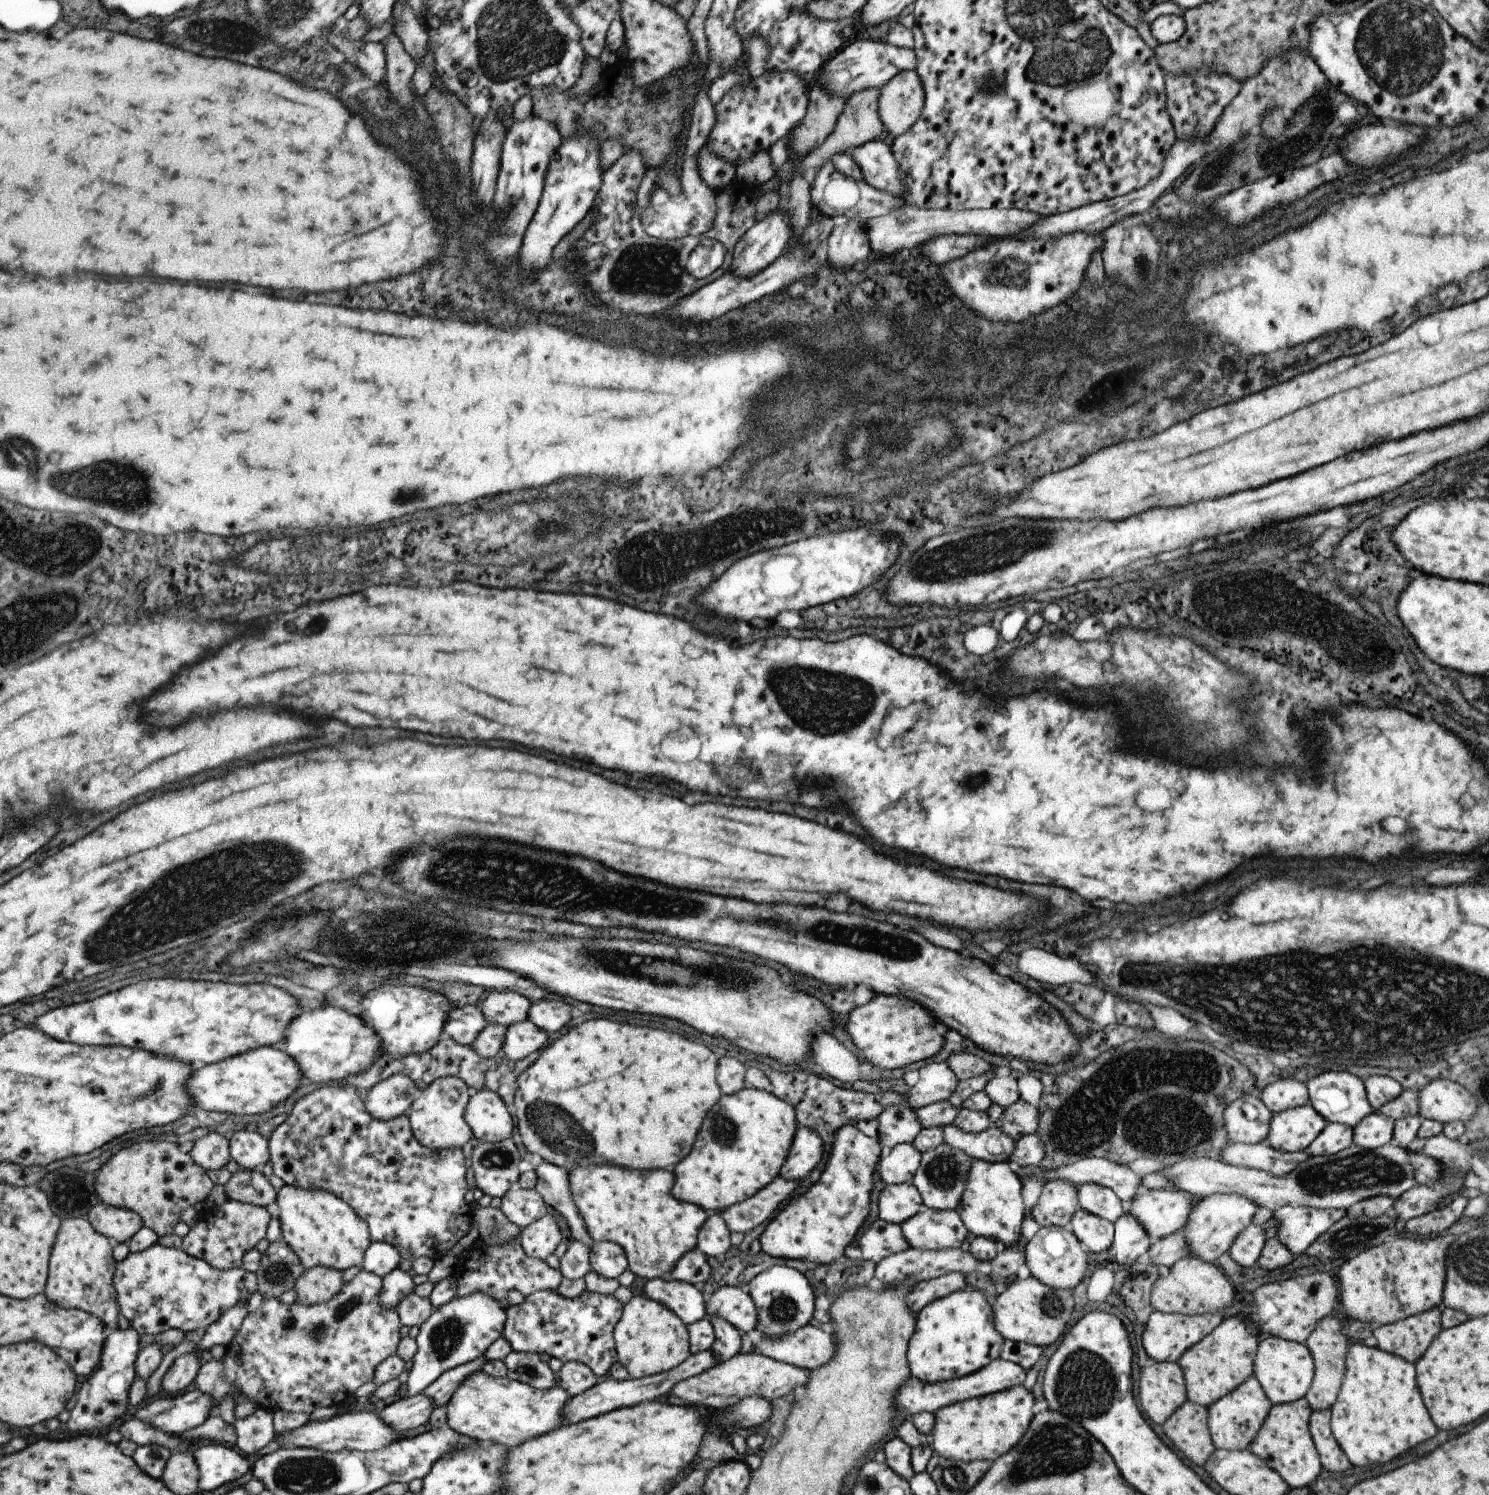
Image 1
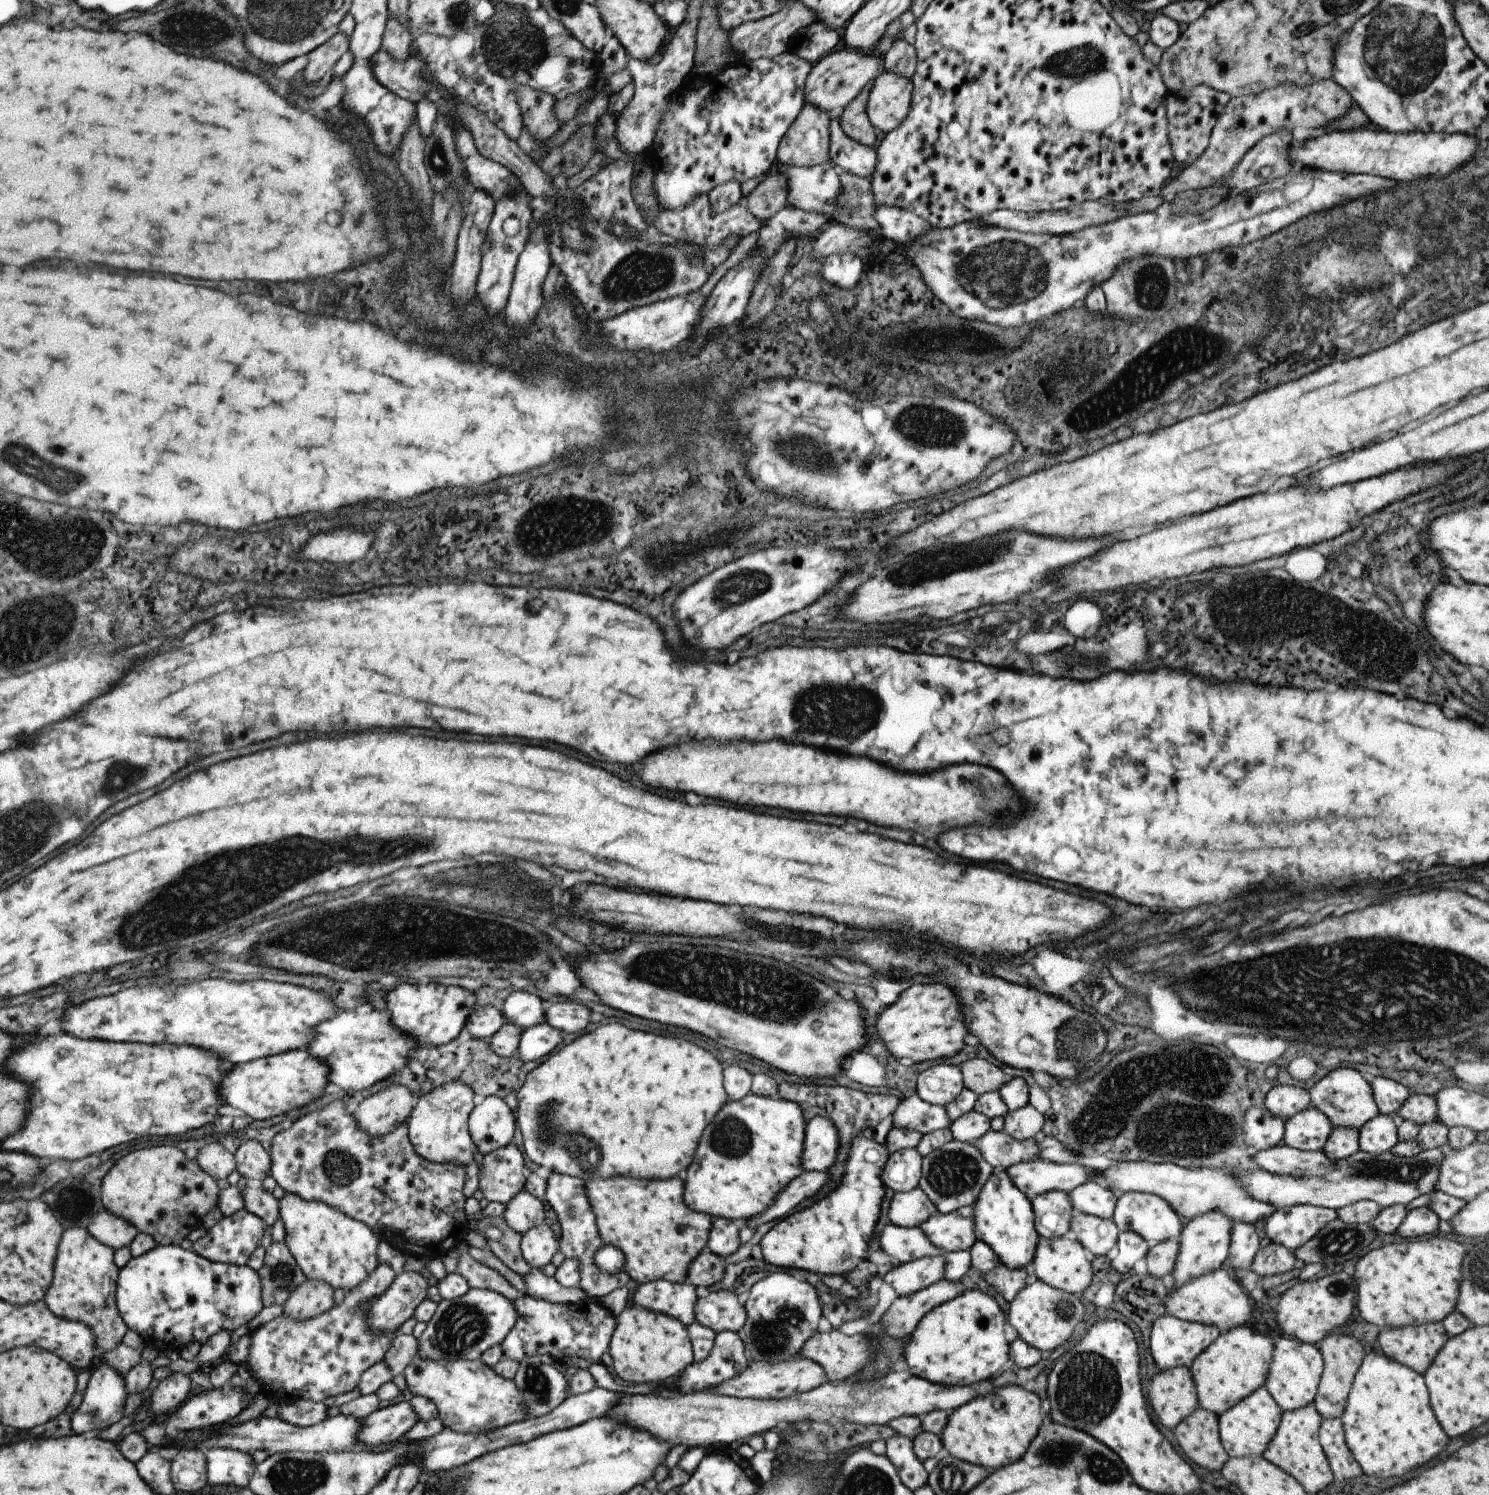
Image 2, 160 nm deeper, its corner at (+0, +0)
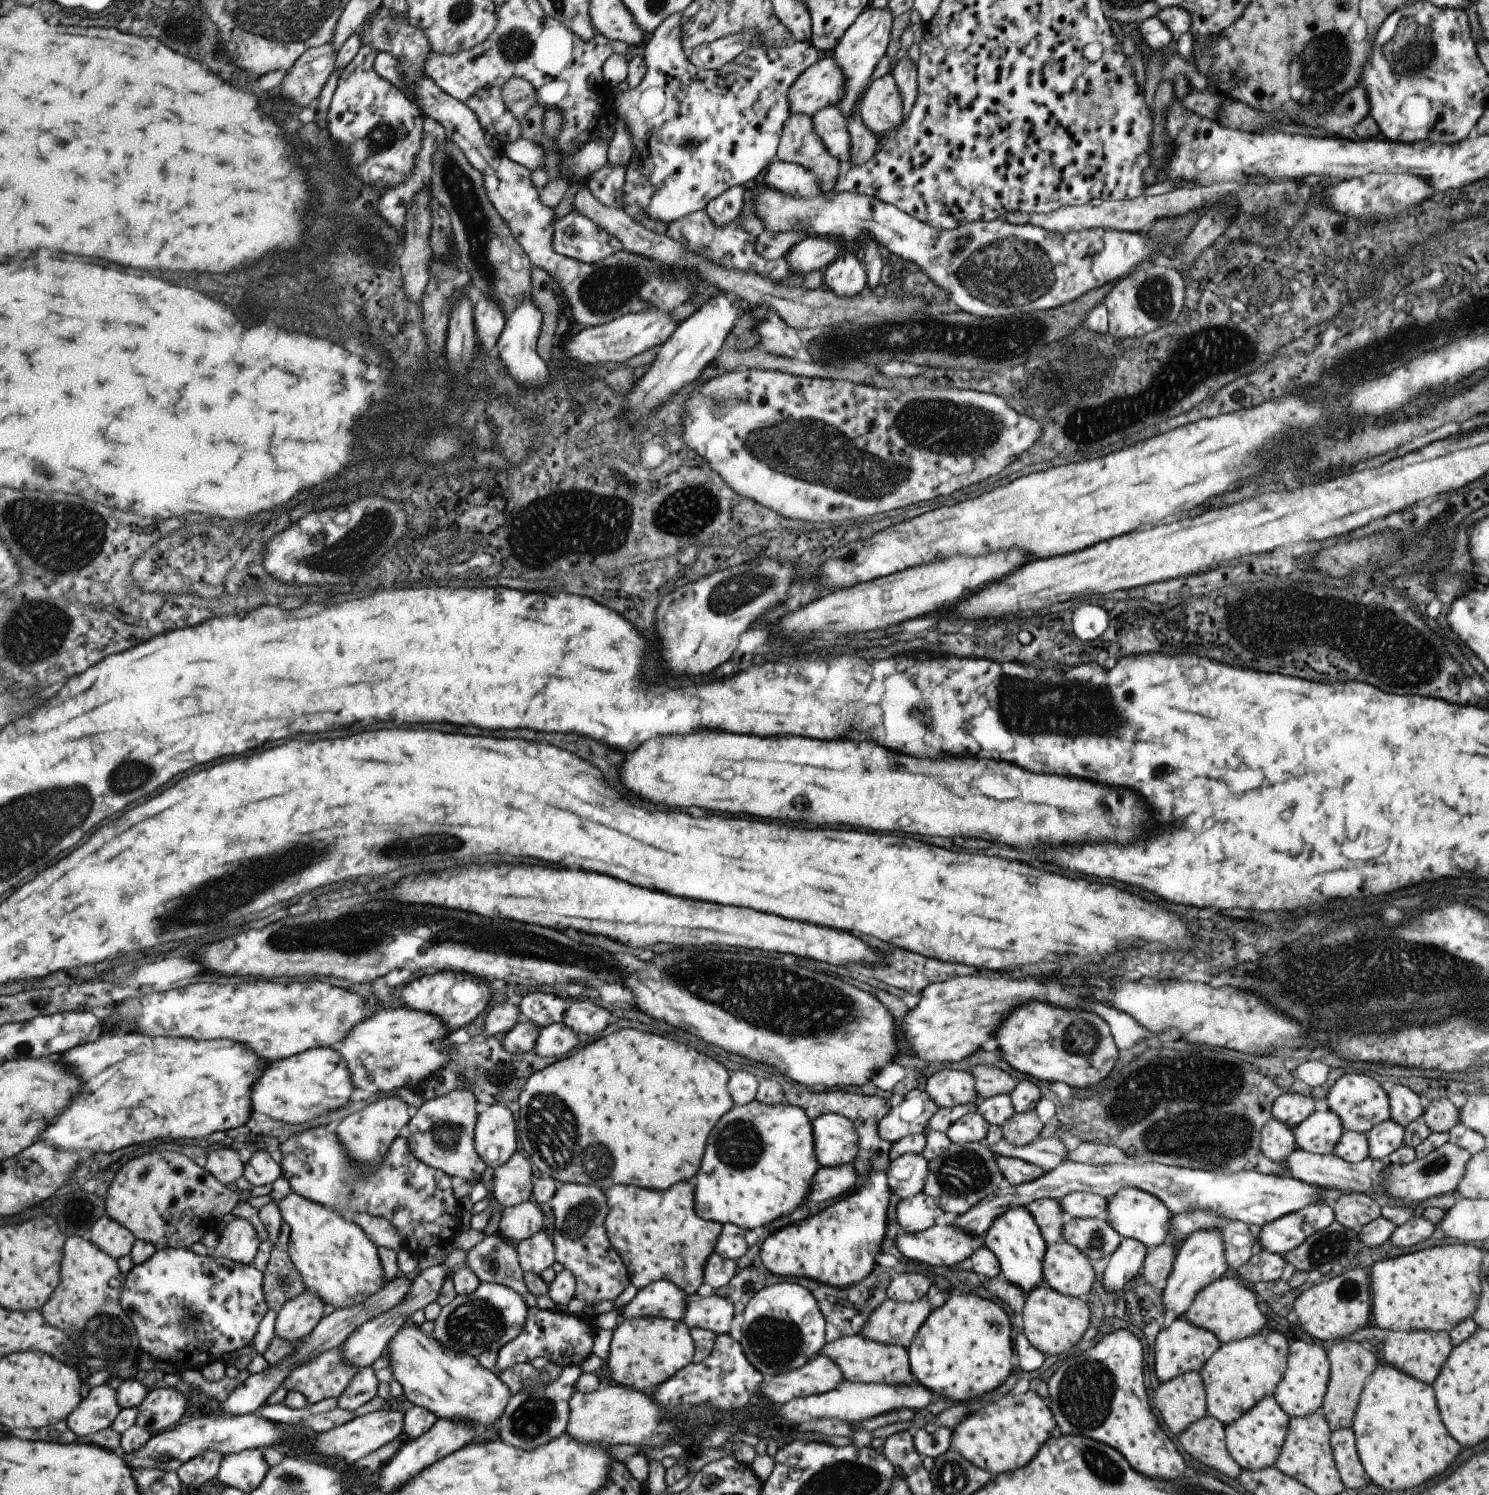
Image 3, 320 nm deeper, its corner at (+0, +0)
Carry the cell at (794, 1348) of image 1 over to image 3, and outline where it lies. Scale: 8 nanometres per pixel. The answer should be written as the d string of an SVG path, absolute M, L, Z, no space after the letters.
M841 1335L841 1337L820 1348L820 1354L835 1361L843 1378L854 1383L885 1383L891 1386L917 1384L908 1365L907 1351L899 1345L882 1345L867 1340L861 1335Z

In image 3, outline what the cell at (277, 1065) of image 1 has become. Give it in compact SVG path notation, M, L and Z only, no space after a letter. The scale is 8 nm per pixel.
M337 1046L321 1047L271 1062L256 1086L252 1087L252 1107L272 1120L298 1125L343 1108L357 1098L359 1092L346 1056L337 1050Z

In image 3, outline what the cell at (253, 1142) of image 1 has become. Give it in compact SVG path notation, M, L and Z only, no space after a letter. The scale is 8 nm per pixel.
M257 1151L246 1163L244 1172L246 1180L253 1186L275 1184L284 1176L282 1164L271 1158L269 1151Z

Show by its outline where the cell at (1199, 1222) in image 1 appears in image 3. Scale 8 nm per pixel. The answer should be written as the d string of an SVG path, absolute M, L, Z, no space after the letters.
M1219 1229L1198 1230L1190 1234L1182 1243L1176 1245L1177 1254L1173 1257L1166 1284L1161 1291L1161 1304L1164 1310L1171 1310L1176 1318L1183 1317L1194 1296L1210 1282L1217 1280L1227 1264L1224 1259L1224 1246Z

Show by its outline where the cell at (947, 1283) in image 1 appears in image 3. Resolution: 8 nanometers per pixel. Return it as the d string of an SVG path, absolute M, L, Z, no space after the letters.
M926 1296L912 1303L895 1302L885 1298L864 1320L858 1334L867 1340L881 1343L882 1345L899 1345L906 1349L914 1340L918 1328L924 1323L931 1311L932 1309L926 1300Z

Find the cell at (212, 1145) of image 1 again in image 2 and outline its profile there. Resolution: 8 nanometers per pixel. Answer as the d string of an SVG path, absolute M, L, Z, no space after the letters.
M219 1141L203 1147L198 1152L197 1161L211 1176L219 1180L231 1176L238 1168L235 1151Z

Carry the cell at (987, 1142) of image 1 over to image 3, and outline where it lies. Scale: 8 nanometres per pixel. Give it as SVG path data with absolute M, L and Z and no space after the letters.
M1038 1136L1022 1147L1014 1147L1005 1139L996 1142L989 1150L1000 1157L1013 1157L1042 1168L1044 1171L1055 1168L1059 1163L1068 1160L1070 1153L1057 1137L1041 1138Z

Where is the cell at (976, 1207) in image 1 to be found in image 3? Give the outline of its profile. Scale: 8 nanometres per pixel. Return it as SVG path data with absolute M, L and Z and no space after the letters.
M1015 1207L994 1220L983 1234L984 1246L997 1259L1000 1275L1009 1283L1028 1293L1044 1280L1042 1275L1042 1260L1046 1244L1040 1235L1037 1225L1028 1214L1025 1207Z

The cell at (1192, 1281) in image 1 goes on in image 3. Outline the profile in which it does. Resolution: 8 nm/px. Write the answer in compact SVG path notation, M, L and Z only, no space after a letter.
M1222 1278L1203 1287L1192 1300L1183 1318L1191 1324L1212 1332L1220 1343L1243 1340L1265 1330L1261 1303L1251 1290L1244 1288L1235 1278Z

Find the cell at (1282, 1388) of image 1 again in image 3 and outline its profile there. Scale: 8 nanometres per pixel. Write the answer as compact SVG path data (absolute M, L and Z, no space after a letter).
M1304 1337L1295 1339L1288 1344L1286 1369L1277 1383L1272 1397L1279 1408L1289 1417L1304 1417L1320 1409L1326 1391L1329 1376L1329 1361L1326 1352L1318 1342Z

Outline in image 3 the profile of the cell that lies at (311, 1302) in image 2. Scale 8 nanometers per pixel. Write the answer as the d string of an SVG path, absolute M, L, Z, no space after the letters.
M307 1290L287 1302L281 1312L278 1312L274 1334L290 1343L302 1342L322 1321L323 1312L323 1299Z

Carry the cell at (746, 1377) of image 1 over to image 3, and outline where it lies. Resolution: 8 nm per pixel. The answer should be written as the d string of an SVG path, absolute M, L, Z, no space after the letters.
M817 1353L802 1367L763 1381L760 1395L778 1406L794 1398L822 1395L833 1390L843 1380L838 1364L824 1354Z

